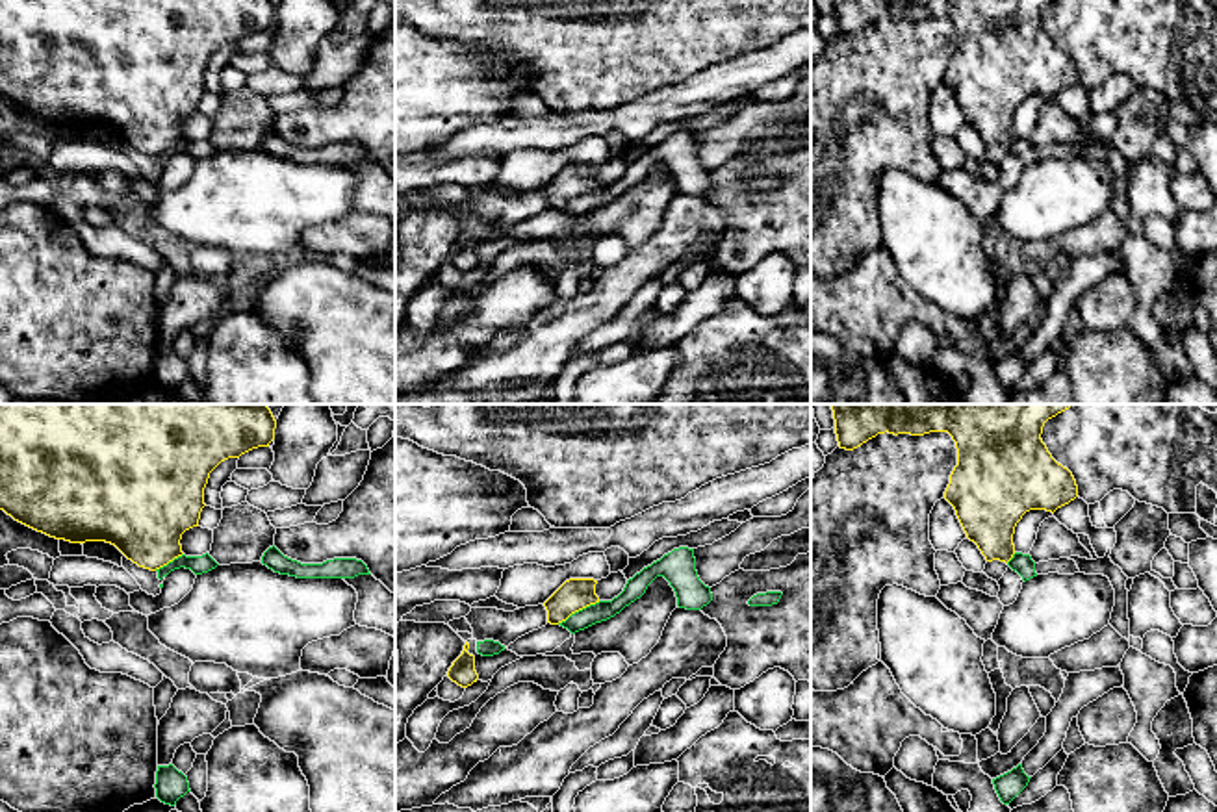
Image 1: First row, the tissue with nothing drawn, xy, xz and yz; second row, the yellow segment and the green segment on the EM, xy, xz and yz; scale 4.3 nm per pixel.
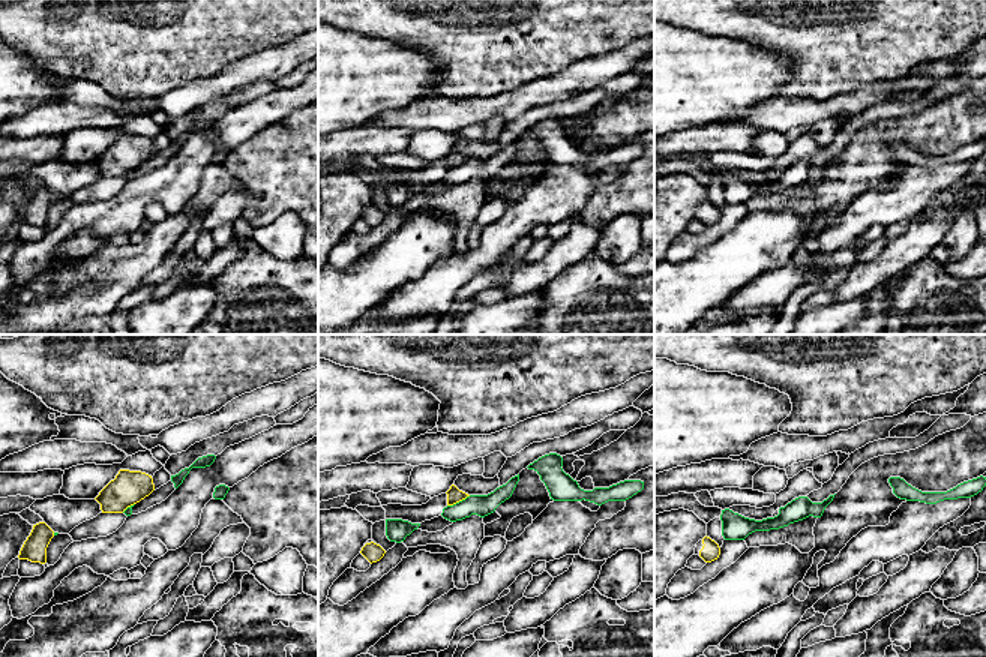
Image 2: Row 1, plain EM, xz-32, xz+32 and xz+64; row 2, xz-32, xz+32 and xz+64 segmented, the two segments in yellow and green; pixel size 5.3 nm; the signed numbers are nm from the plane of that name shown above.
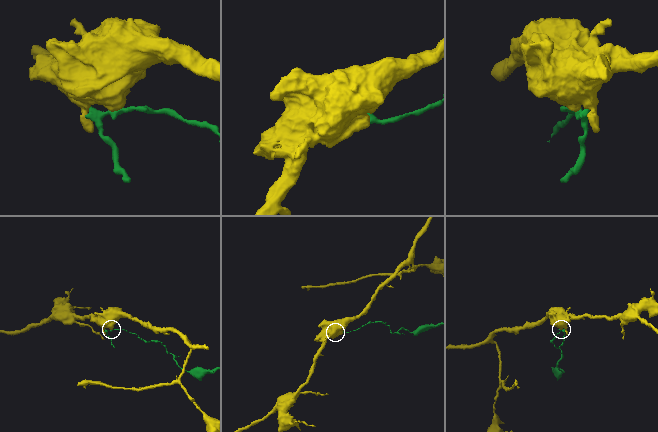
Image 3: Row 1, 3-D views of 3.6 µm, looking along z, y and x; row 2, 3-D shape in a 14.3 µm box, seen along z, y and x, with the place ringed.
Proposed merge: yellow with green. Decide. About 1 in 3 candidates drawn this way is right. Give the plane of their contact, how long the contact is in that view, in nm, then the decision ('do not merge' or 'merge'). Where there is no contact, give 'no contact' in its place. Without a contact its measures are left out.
meets yellow in xz; contact 220 nm long; do not merge

